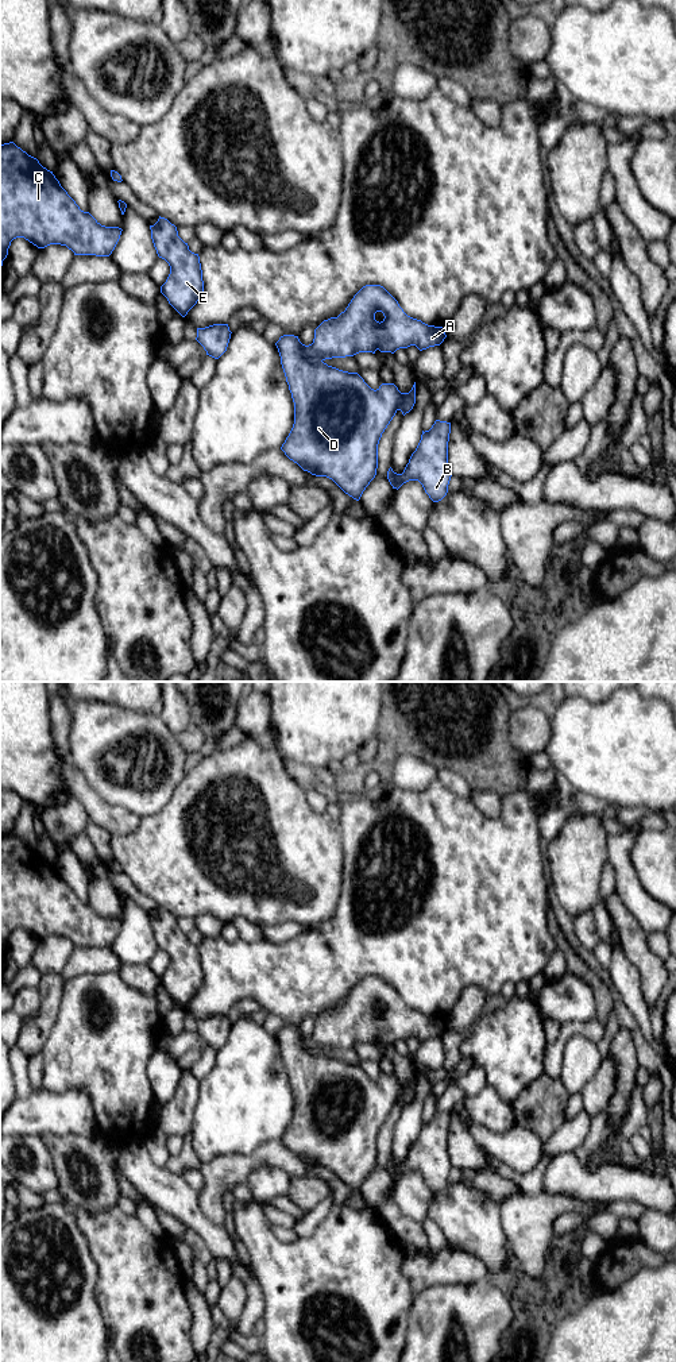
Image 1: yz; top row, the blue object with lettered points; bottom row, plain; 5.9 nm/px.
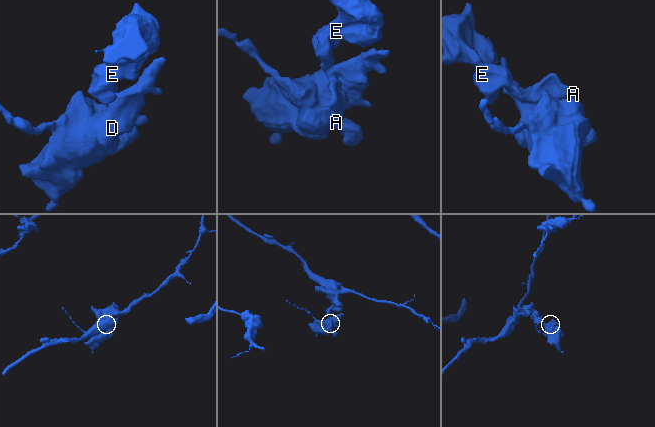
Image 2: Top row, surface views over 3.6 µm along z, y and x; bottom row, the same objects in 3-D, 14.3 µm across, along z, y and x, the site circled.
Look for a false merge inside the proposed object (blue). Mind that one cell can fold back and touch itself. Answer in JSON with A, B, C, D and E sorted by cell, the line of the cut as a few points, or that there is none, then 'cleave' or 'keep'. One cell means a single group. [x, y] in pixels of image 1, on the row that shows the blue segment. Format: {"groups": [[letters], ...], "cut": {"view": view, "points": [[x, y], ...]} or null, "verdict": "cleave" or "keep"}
{"groups": [["A", "C", "E"], ["B", "D"]], "cut": {"view": "yz", "points": [[301, 344], [301, 351], [308, 358], [321, 361]]}, "verdict": "cleave"}

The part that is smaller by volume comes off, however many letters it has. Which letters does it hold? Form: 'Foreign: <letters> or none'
Foreign: B, D

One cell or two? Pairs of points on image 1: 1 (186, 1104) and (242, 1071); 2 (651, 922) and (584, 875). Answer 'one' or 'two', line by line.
1: two
2: two

